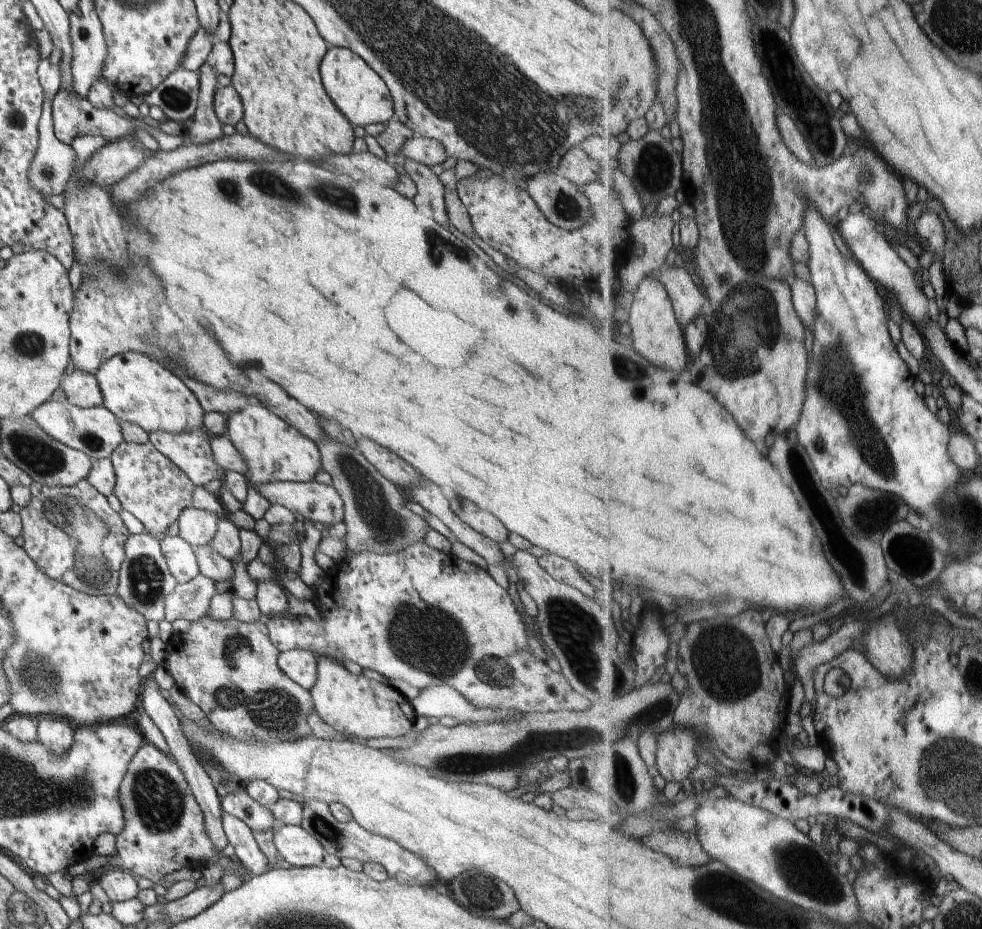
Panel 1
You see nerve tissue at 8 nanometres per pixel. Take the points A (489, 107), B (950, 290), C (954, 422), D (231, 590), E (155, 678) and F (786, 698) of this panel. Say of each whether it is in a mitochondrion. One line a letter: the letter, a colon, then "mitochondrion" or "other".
A: mitochondrion
B: other
C: other
D: other
E: other
F: other

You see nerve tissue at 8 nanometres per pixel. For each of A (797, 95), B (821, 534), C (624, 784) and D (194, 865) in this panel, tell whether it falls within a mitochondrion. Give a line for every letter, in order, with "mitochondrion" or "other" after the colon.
A: mitochondrion
B: other
C: mitochondrion
D: other

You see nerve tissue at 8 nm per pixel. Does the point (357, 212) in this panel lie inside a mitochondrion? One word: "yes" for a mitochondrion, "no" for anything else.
yes

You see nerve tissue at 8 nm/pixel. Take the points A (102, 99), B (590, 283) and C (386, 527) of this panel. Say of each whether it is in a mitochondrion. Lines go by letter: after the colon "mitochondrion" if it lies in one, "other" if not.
A: other
B: other
C: mitochondrion

